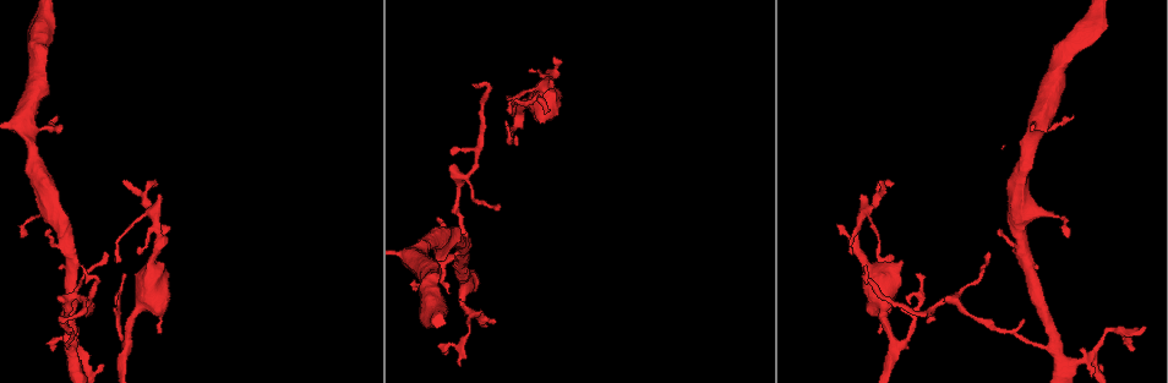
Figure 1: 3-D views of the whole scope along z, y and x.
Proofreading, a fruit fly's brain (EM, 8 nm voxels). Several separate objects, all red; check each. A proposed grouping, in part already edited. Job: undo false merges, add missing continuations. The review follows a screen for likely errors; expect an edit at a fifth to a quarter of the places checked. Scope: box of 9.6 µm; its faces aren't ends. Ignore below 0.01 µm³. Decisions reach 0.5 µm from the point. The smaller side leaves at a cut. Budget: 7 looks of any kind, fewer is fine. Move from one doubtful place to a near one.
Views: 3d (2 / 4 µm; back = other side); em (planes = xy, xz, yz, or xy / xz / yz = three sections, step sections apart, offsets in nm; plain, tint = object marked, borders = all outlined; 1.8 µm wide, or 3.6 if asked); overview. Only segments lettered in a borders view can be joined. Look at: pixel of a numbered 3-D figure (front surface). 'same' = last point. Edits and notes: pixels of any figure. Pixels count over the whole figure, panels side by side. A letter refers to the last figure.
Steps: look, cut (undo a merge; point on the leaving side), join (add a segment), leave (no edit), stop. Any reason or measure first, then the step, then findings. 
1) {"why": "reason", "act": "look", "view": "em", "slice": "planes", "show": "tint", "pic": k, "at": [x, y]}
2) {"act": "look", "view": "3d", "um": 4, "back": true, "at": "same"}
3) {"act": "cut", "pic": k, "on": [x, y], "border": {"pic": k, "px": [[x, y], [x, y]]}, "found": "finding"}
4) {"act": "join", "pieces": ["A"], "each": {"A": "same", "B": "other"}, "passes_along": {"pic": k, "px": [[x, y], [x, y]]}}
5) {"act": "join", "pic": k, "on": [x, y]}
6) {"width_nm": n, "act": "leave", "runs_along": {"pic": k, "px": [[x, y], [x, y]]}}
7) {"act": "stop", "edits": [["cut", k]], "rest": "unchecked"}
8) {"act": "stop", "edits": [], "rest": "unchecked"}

{"why": "an open end", "act": "look", "view": "3d", "um": 2, "pic": 1, "at": [44, 231]}

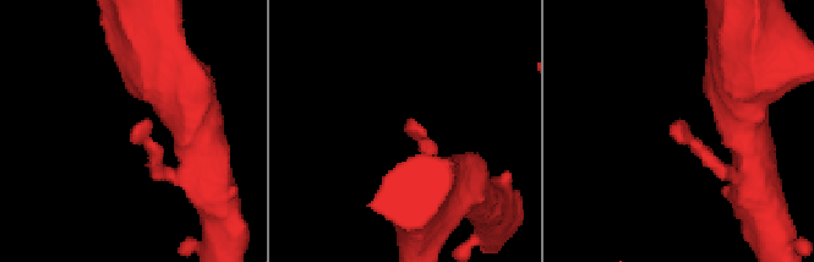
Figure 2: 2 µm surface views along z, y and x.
{"act": "look", "view": "em", "slice": "planes", "show": "plain", "pic": 2, "at": [130, 131]}

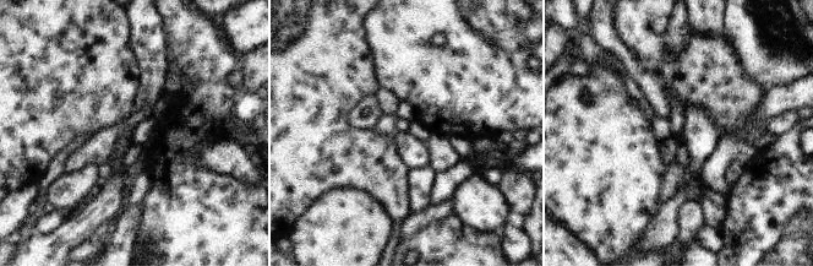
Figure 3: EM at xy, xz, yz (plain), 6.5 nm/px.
{"why": "see the neighbours", "act": "look", "view": "em", "slice": "planes", "show": "borders", "at": "same"}

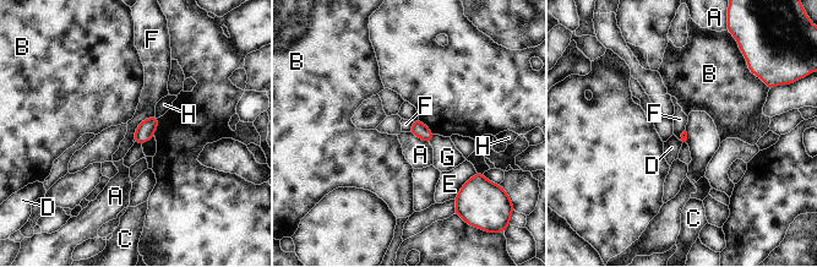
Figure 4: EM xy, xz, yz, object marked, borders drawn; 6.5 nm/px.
{"act": "leave", "each": {"A": "other", "B": "other", "C": "other", "D": "other", "E": "other", "F": "other", "G": "other", "H": "other"}, "border": {"pic": 4, "px": [[154, 115], [137, 126], [132, 139]]}, "found": "no lettered segment goes on from it"}

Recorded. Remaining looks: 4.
{"why": "arms part here", "act": "look", "view": "3d", "um": 2, "pic": 1, "at": [70, 297]}

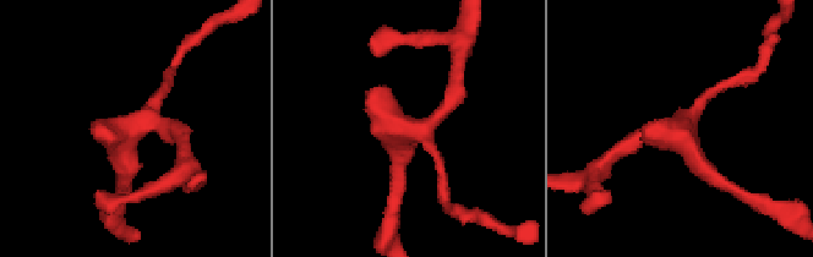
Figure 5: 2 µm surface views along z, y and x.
{"why": "shape alone is not enough", "act": "look", "view": "em", "slice": "xz", "step": 8, "show": "plain", "pic": 5, "at": [686, 124]}

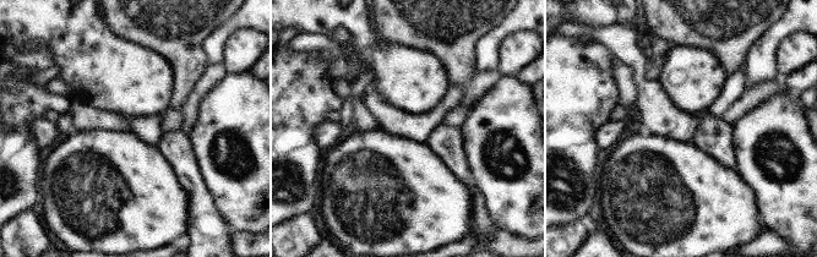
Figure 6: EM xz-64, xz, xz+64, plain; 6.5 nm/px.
{"why": "see the neighbours", "act": "look", "view": "em", "slice": "xz", "step": 8, "show": "borders", "at": "same"}

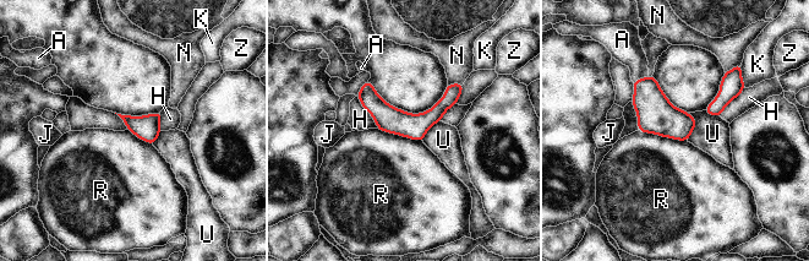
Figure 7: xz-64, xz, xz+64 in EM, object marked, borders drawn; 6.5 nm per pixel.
{"act": "join", "pieces": ["A"], "each": {"A": "same", "H": "other", "J": "other", "K": "other", "N": "other", "R": "other", "U": "other", "Z": "other"}, "passes_along": {"pic": 7, "px": [[655, 113], [640, 79], [624, 44]]}, "found": "it goes on there"}

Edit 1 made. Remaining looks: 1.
{"act": "stop", "edits": [["join", 7]], "rest": "unchecked"}

